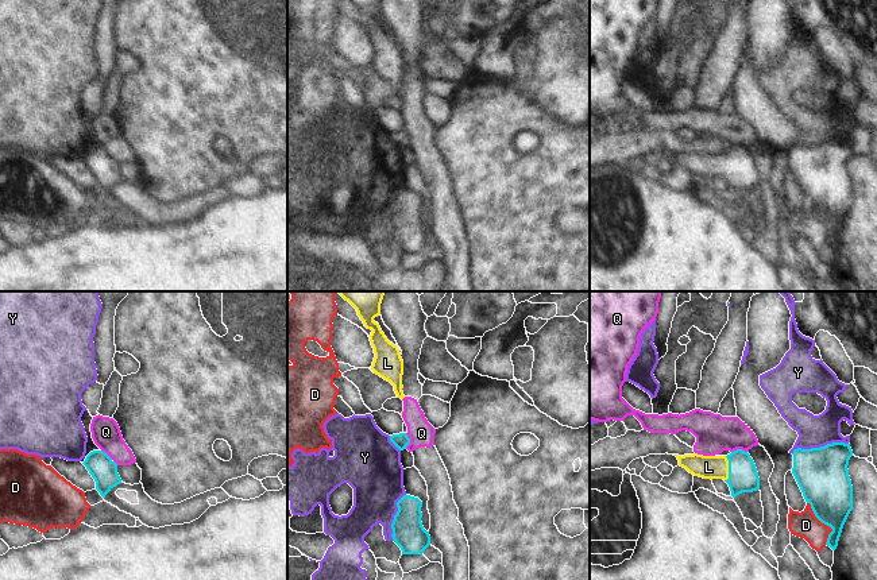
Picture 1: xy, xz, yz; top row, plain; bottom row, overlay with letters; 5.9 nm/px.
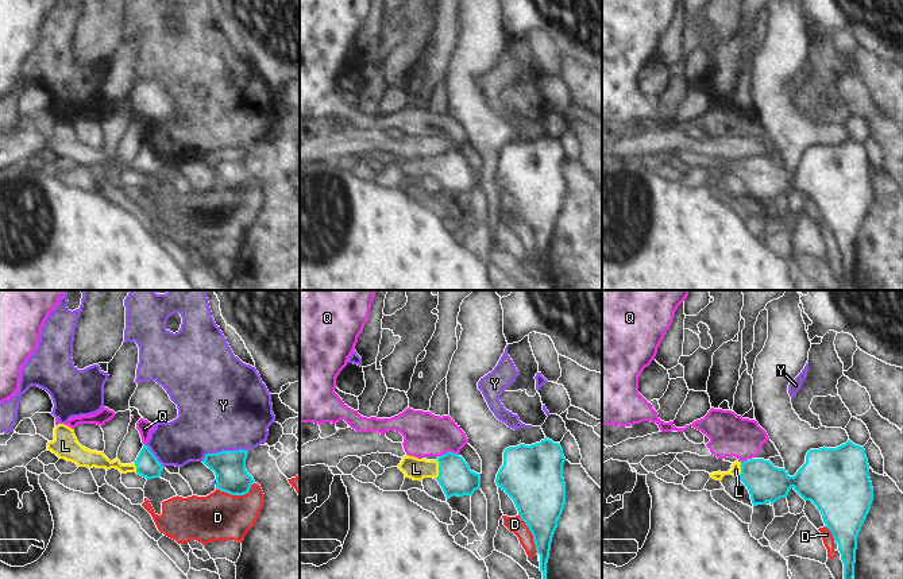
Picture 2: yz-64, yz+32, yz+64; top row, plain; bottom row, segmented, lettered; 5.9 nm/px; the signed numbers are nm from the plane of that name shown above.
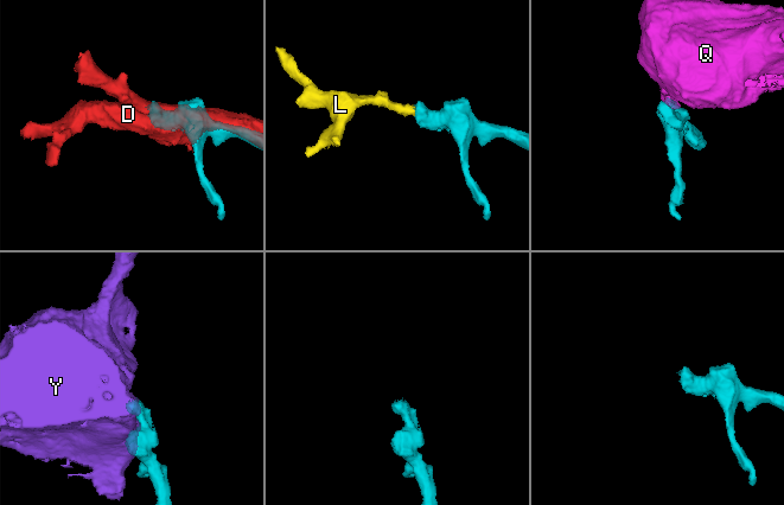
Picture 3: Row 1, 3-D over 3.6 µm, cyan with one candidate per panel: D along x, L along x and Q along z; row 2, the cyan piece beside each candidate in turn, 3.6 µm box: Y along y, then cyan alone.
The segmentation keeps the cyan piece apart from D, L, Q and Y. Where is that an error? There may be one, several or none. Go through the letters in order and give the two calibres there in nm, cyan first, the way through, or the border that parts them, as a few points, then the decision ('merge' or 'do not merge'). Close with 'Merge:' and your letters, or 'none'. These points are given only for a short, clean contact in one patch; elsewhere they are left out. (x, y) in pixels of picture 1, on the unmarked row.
D: 300 nm thick on the cyan side, 160 nm on the other; do not merge
L: 180 nm thick on the cyan side, 140 nm on the other; runs through yz (742, 171), (736, 166), (729, 166), (709, 165); merge
Q: 160 nm thick on the cyan side, 170 nm on the other; border along xy (101, 147), (118, 162); do not merge
Y: 320 nm thick on the cyan side, 190 nm on the other; do not merge
Merge: L

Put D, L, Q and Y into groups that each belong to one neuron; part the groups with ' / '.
D / L / Q / Y

